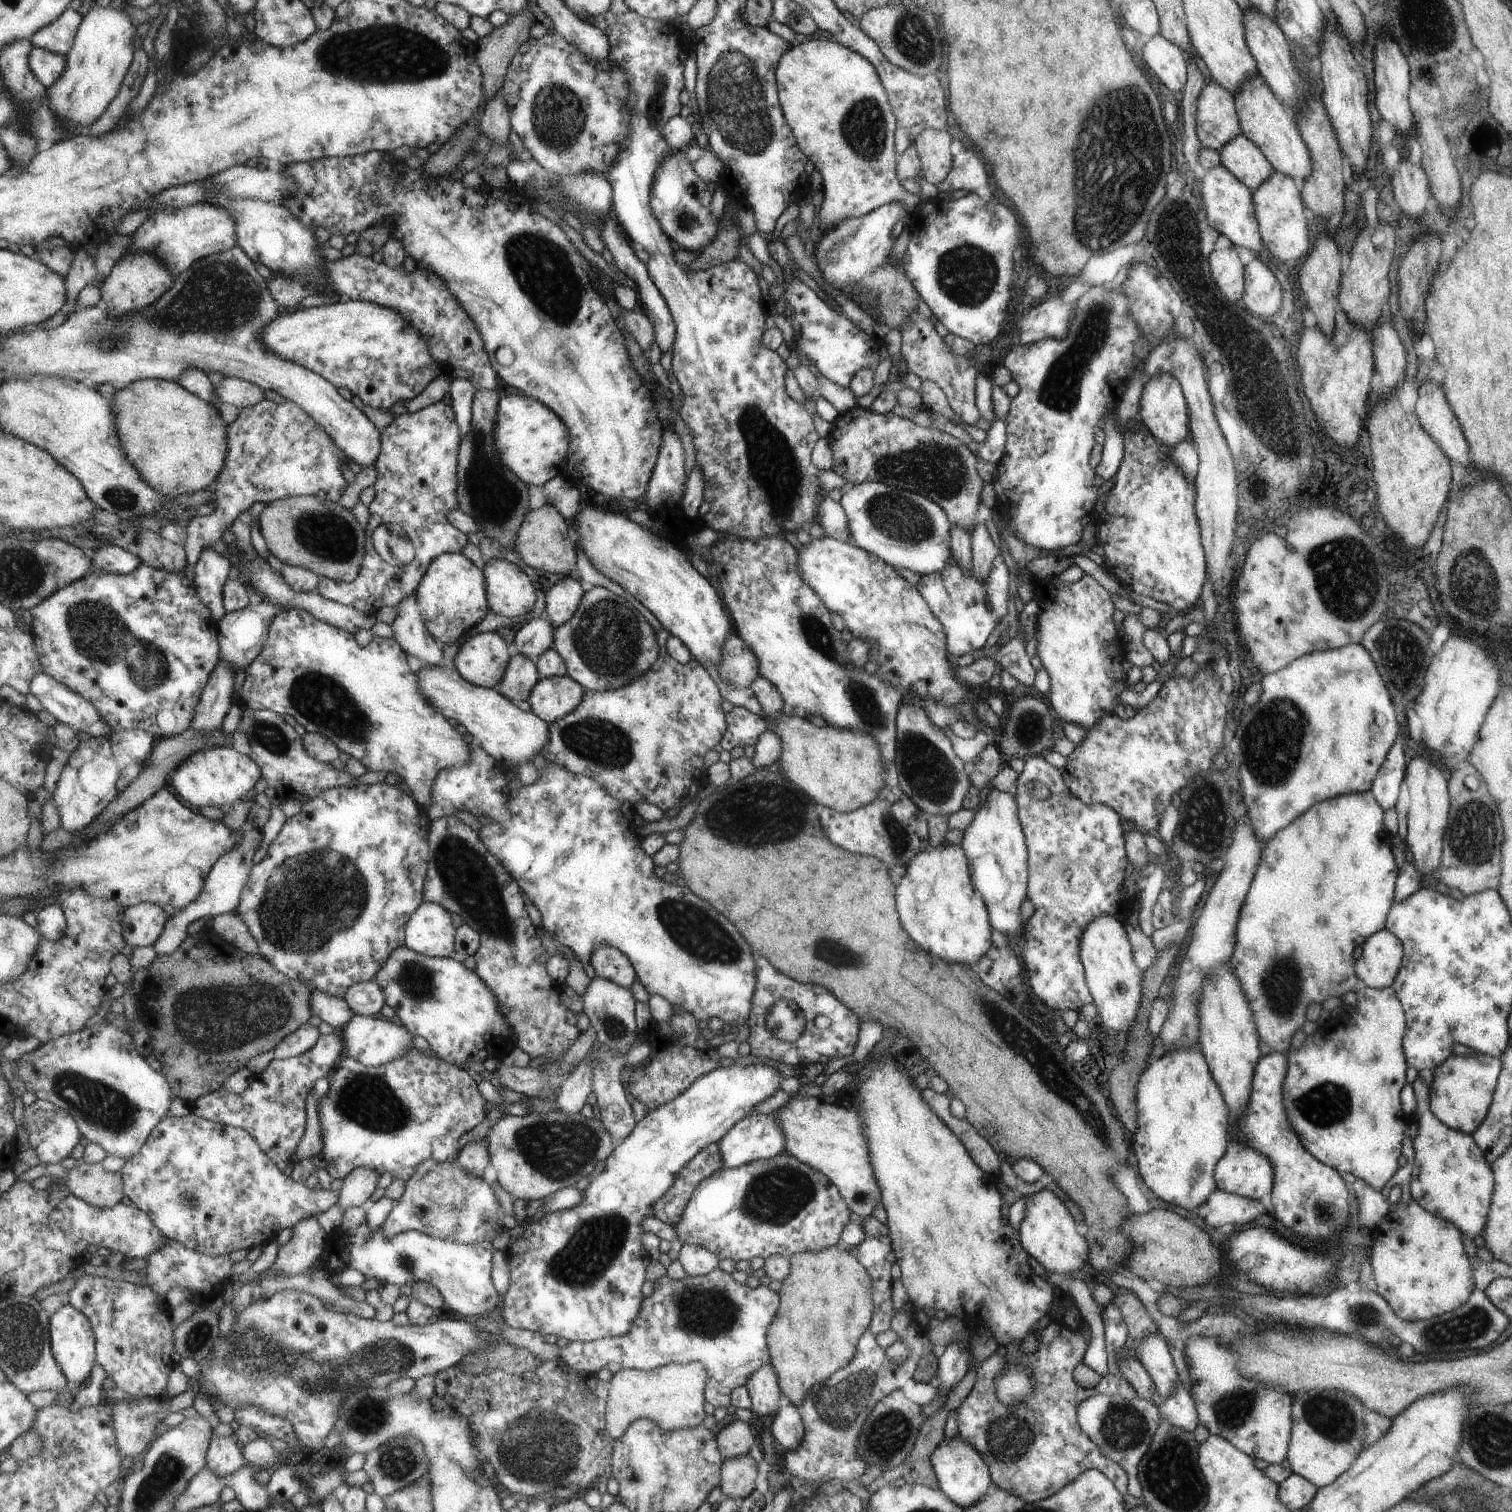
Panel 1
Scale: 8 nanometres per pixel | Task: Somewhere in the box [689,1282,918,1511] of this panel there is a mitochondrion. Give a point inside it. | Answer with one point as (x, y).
(841, 1404)

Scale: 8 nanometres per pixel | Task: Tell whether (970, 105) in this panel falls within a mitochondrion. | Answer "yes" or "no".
no

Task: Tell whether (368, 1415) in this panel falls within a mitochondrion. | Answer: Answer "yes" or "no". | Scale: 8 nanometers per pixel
yes

